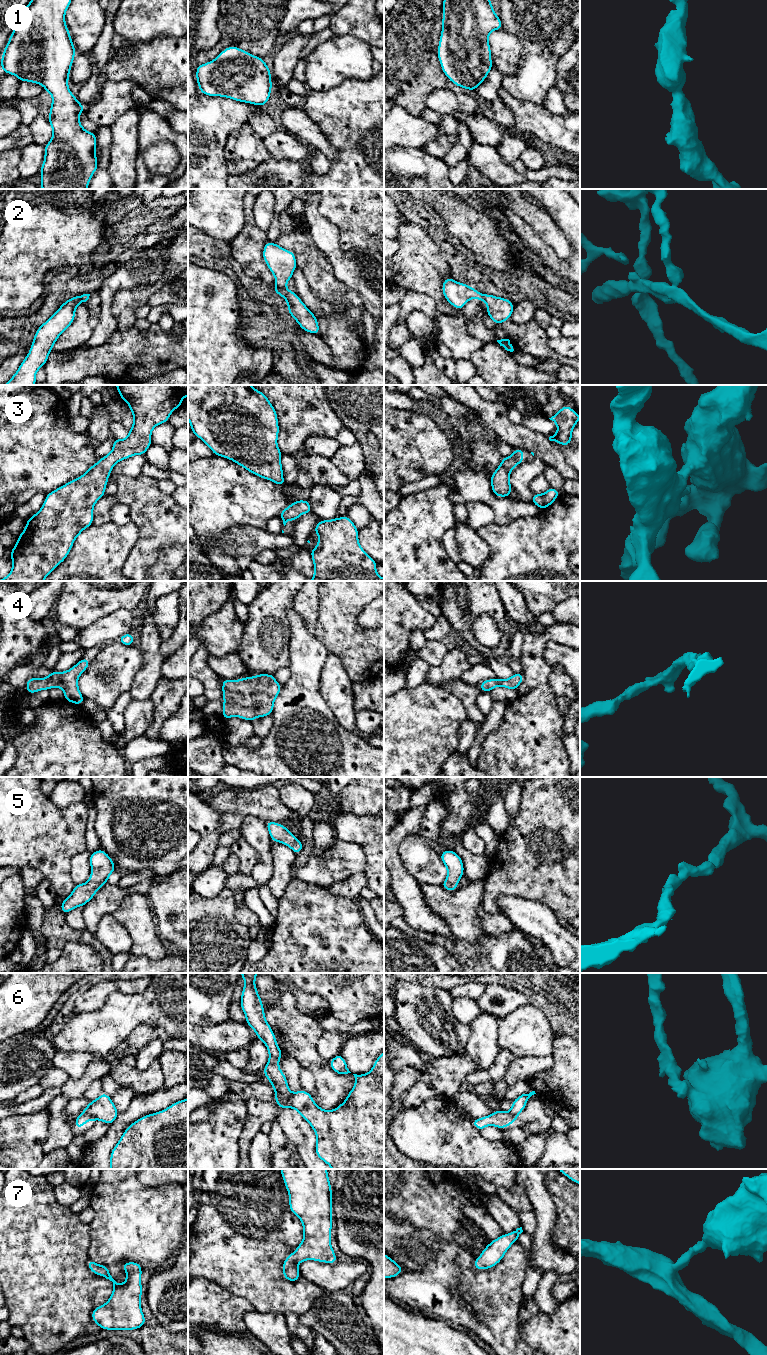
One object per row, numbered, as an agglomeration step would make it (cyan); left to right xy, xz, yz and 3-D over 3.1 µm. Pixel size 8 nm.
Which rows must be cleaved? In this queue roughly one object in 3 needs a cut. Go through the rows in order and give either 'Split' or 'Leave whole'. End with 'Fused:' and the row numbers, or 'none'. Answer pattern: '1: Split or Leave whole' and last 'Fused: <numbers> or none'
1: Leave whole
2: Split
3: Leave whole
4: Leave whole
5: Leave whole
6: Split
7: Leave whole
Fused: 2, 6

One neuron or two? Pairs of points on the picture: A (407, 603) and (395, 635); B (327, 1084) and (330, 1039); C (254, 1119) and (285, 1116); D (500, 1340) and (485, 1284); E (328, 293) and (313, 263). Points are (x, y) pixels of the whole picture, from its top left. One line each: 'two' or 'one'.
A: one
B: two
C: two
D: one
E: one

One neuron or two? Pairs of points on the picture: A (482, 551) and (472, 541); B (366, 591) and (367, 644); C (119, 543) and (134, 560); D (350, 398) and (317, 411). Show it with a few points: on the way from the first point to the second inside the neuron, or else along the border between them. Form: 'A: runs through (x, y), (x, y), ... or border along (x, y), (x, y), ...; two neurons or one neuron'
A: runs through (480, 549), (474, 543); one neuron
B: runs through (353, 604), (352, 629), (354, 631); one neuron
C: border along (139, 533), (138, 539), (121, 570); two neurons
D: border along (326, 395), (329, 405), (343, 425); two neurons

